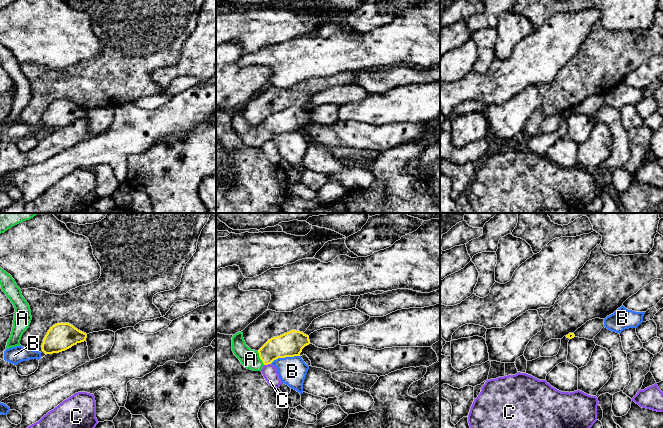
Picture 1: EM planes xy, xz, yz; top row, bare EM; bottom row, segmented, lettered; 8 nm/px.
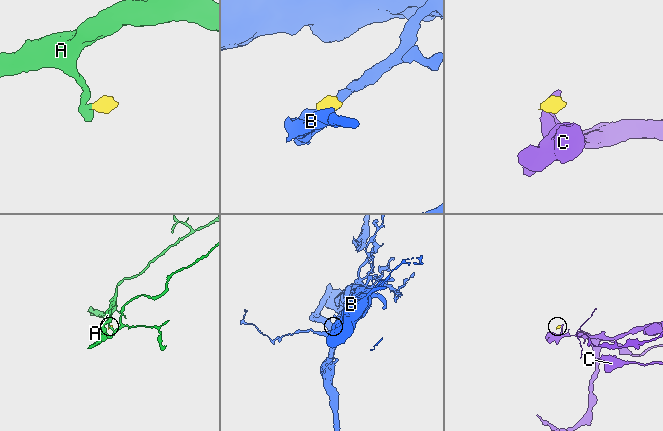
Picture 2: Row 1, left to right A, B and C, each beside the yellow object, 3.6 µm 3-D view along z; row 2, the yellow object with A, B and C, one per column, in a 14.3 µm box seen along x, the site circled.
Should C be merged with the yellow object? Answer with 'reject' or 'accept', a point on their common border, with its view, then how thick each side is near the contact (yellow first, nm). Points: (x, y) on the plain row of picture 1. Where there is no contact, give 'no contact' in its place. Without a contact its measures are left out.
reject; meets yellow in xz at (267, 140); 200 nm thick on the yellow side, 120 nm on the other

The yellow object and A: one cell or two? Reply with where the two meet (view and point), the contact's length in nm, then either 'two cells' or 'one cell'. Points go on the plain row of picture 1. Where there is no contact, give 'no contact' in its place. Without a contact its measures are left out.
meets yellow in xz at (260, 134); contact 130 nm long; one cell

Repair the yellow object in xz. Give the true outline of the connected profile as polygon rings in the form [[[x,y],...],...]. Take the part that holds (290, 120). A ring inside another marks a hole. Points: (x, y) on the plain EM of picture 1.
[[[296,106],[271,114],[258,127],[246,121],[242,107],[232,113],[234,131],[245,144],[252,147],[261,147],[264,141],[278,134],[300,132],[302,125],[309,120],[309,112]]]

